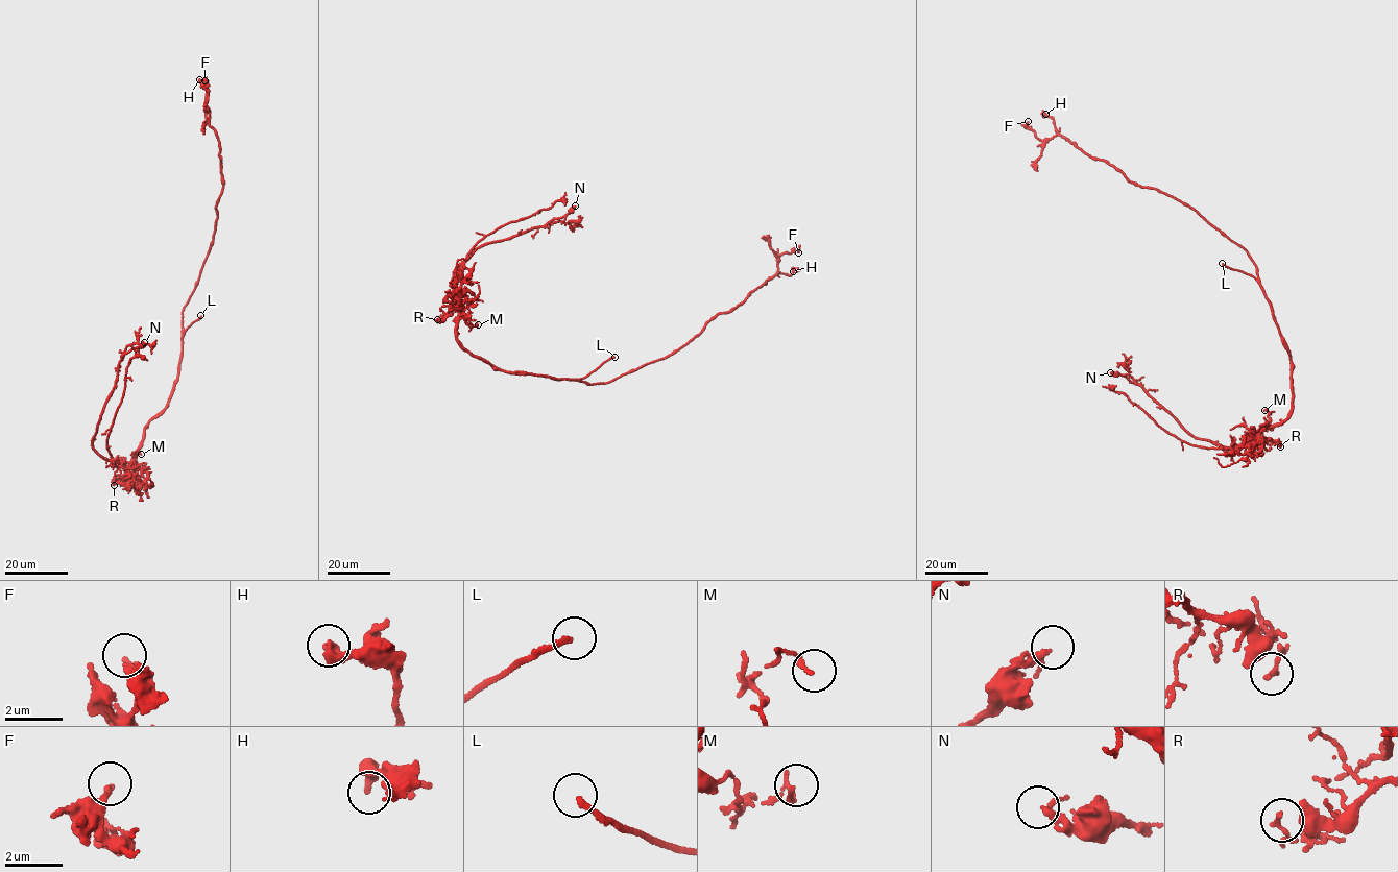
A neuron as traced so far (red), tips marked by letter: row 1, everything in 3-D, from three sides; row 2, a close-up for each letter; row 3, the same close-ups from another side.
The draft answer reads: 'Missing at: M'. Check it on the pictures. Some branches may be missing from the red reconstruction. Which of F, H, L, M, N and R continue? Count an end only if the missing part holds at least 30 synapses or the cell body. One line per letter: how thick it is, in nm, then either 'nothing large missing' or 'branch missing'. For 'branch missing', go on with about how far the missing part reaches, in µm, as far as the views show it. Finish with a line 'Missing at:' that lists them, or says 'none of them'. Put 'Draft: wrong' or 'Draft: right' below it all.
F: 200 nm | nothing large missing
H: 220 nm | nothing large missing
L: 200 nm | branch missing | 4 µm
M: 140 nm | nothing large missing
N: 180 nm | nothing large missing
R: 140 nm | nothing large missing
Missing at: L
Draft: wrong

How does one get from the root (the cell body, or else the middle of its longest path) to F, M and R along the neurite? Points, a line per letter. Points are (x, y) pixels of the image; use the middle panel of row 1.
F: (554, 378), (604, 383), (672, 354), (714, 317), (766, 283), (777, 272), (781, 253), (798, 252)
M: (554, 378), (508, 372), (463, 347), (457, 338), (459, 296), (466, 322), (472, 326), (478, 324)
R: (554, 378), (508, 372), (463, 347), (457, 338), (459, 296), (457, 308), (440, 320), (437, 319)

